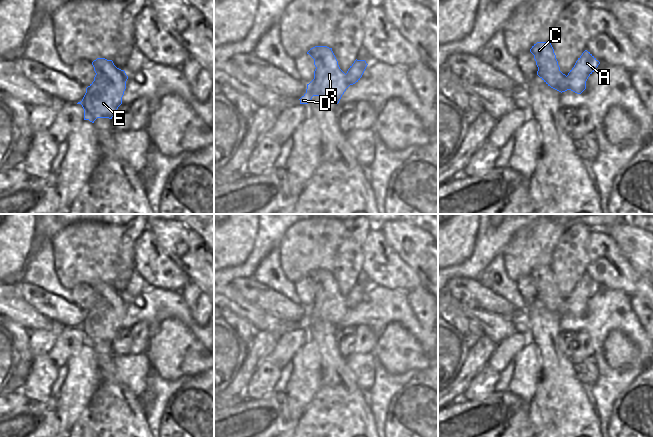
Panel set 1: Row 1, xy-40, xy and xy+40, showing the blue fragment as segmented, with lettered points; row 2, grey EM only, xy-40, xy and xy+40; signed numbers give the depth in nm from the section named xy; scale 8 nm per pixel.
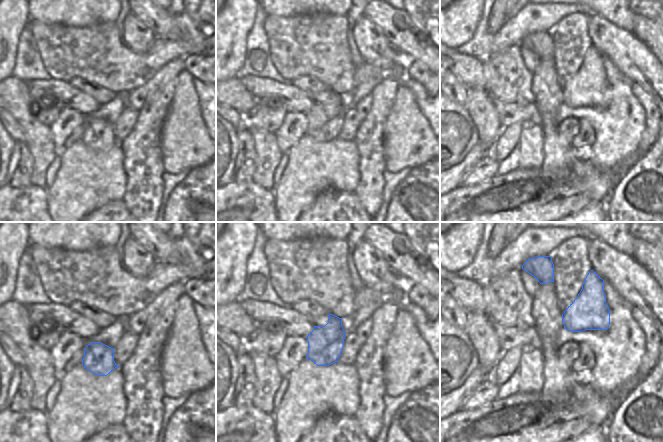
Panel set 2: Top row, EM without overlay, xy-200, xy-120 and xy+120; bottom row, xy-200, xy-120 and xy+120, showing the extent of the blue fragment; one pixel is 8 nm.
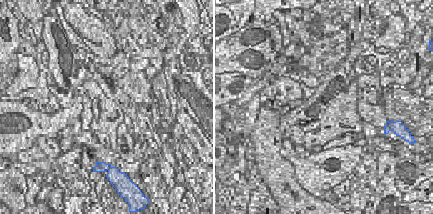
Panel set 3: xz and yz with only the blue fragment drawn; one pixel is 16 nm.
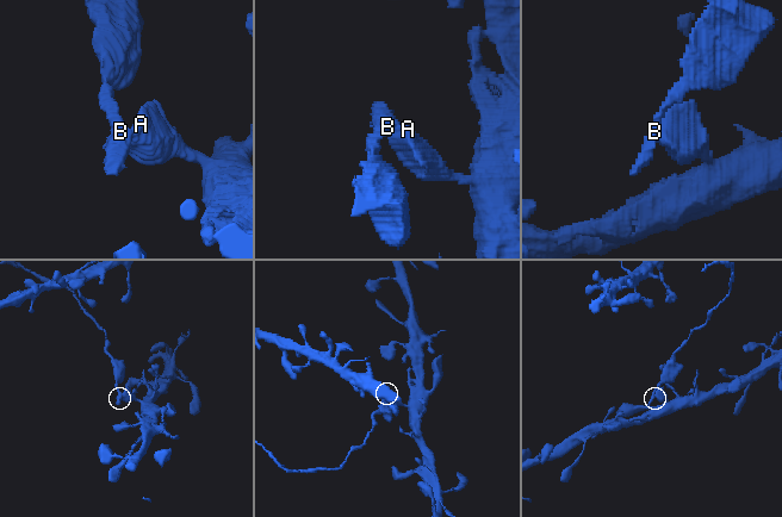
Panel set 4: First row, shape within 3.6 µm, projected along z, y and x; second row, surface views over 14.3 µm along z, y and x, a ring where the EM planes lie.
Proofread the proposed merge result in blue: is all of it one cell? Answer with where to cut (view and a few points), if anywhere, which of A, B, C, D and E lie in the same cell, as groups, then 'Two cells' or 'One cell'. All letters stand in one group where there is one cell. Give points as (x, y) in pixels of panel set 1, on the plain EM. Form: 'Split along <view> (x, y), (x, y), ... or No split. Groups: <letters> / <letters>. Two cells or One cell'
Split along xy+40 (565, 300), (565, 308), (568, 313). Groups: A / B C D E. Two cells.

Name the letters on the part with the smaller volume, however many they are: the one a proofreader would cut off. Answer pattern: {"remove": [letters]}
{"remove": ["B", "C", "D", "E"]}

